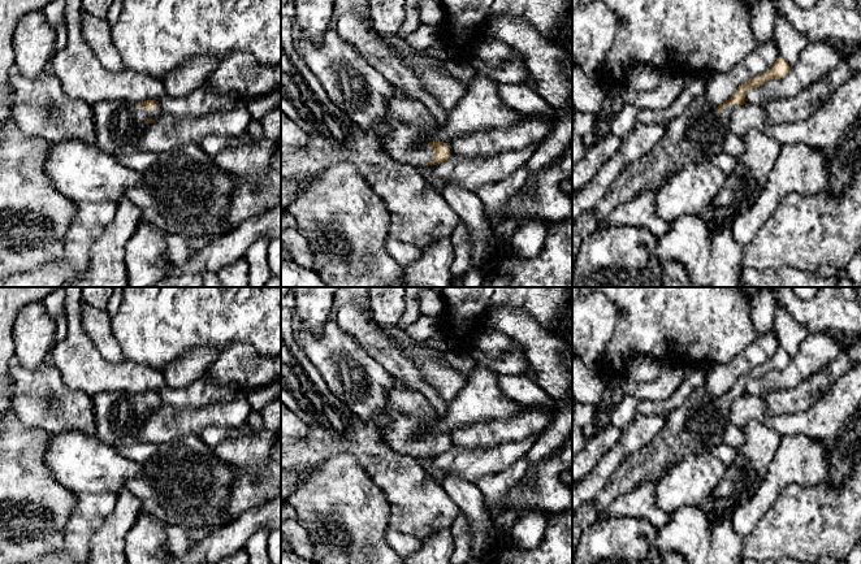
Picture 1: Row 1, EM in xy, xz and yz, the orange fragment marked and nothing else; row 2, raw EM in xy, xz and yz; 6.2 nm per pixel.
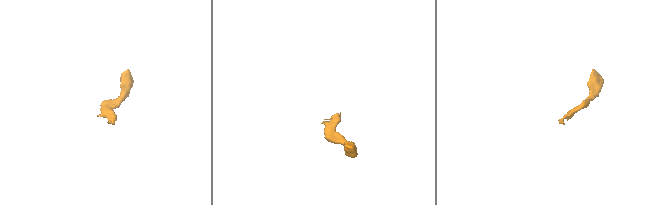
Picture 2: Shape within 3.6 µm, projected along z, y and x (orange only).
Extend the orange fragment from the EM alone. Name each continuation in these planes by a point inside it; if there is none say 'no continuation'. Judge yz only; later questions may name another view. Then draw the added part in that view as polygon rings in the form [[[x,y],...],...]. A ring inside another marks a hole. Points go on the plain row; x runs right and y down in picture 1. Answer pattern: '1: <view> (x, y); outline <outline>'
1: yz (699, 424); outline [[[705,385],[697,387],[666,416],[663,430],[641,450],[629,455],[615,470],[615,483],[607,485],[593,500],[598,516],[619,496],[644,482],[659,481],[691,454],[709,452],[723,443],[730,425],[728,411],[736,395],[718,398]]]

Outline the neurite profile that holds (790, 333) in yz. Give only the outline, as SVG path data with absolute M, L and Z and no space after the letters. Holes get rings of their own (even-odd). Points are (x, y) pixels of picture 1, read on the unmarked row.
M778 307L778 313L774 316L773 331L778 338L779 347L784 350L789 357L797 353L800 344L809 334L783 307Z

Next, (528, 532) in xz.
M529 512L523 515L511 528L511 541L520 551L533 550L544 539L545 529L546 515Z

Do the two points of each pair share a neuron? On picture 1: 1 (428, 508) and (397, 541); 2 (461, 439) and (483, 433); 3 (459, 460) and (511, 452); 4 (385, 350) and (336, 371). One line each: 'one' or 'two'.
1: two
2: one
3: one
4: two

